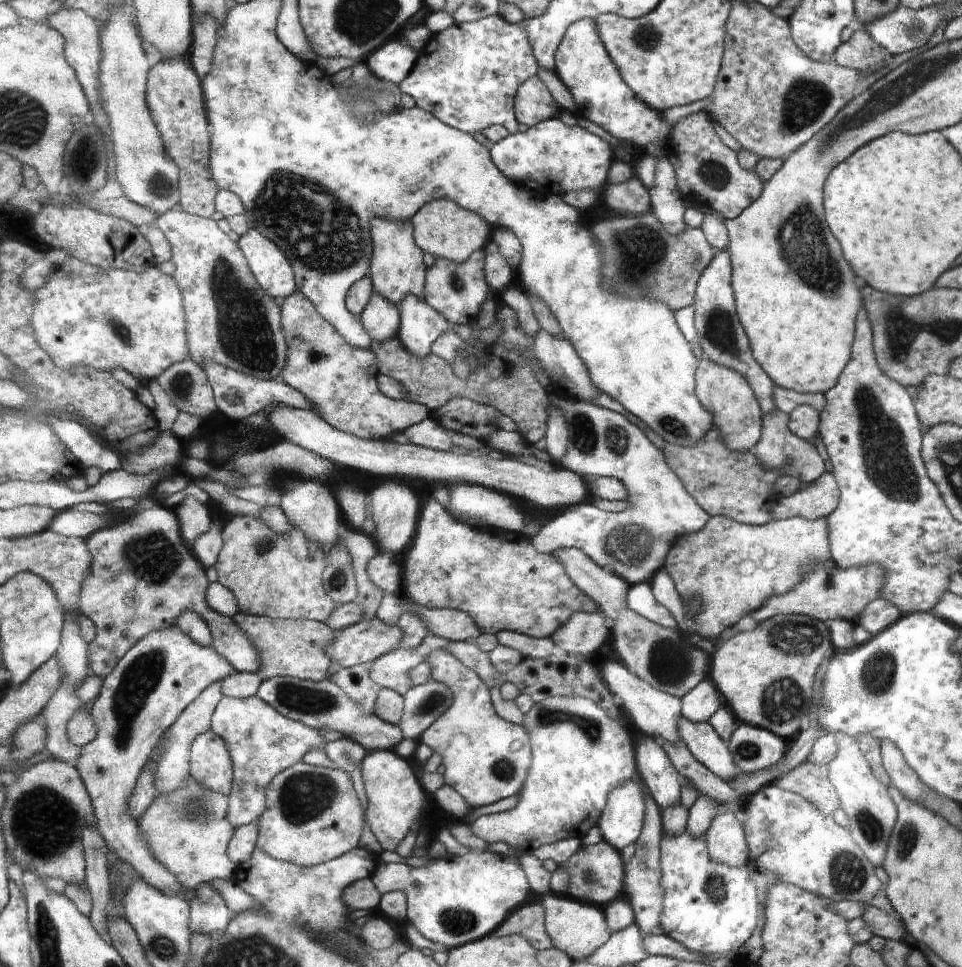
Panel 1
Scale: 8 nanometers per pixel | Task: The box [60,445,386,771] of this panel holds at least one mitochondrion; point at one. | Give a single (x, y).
(145, 672)

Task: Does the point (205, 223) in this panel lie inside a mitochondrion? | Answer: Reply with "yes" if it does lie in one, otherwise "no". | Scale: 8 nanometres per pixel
no

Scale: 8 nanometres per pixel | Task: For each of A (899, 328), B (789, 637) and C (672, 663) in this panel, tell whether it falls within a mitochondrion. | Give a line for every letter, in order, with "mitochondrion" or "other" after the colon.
A: mitochondrion
B: mitochondrion
C: mitochondrion

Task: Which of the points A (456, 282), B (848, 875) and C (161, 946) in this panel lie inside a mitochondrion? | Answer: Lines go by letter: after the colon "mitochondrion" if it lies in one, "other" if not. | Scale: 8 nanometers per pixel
A: mitochondrion
B: mitochondrion
C: mitochondrion

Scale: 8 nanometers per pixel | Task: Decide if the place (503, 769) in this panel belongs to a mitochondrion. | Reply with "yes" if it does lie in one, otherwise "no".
yes

